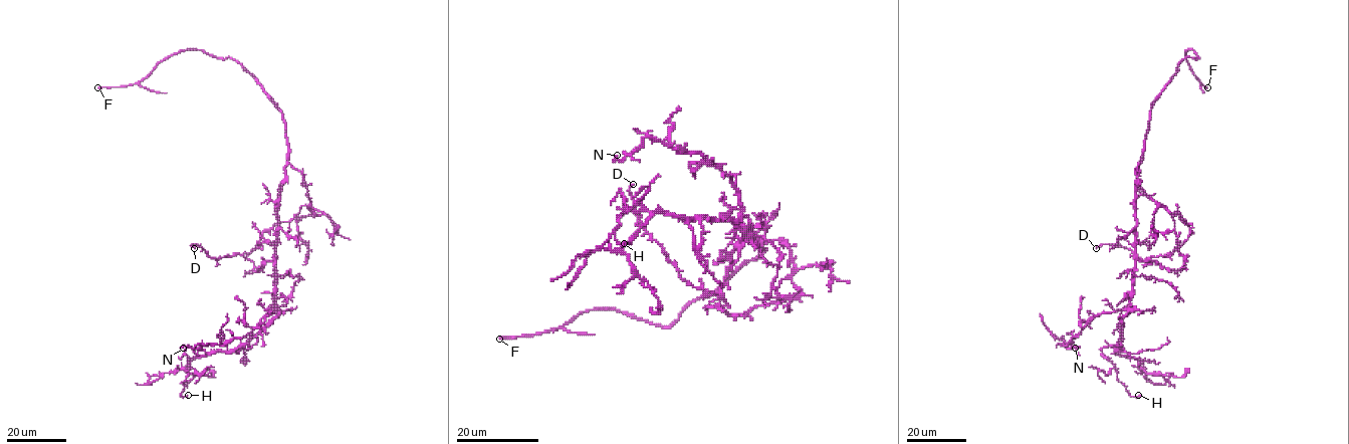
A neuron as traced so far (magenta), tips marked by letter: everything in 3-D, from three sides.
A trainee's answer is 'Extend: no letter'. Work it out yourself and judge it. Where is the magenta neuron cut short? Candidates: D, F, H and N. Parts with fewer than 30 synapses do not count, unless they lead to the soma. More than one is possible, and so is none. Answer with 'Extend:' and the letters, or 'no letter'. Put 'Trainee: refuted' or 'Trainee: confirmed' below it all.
Extend: F
Trainee: refuted

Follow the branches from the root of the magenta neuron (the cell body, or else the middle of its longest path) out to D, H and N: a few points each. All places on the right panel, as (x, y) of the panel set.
D: (1136, 187), (1138, 164), (1138, 184), (1182, 218), (1187, 239), (1170, 254), (1144, 260), (1116, 244), (1096, 248)
H: (1136, 187), (1129, 310), (1120, 316), (1121, 350), (1105, 347), (1102, 354), (1115, 366), (1127, 392), (1138, 395)
N: (1136, 187), (1136, 245), (1130, 302), (1121, 309), (1099, 313), (1068, 345), (1062, 345), (1079, 347), (1075, 348)

